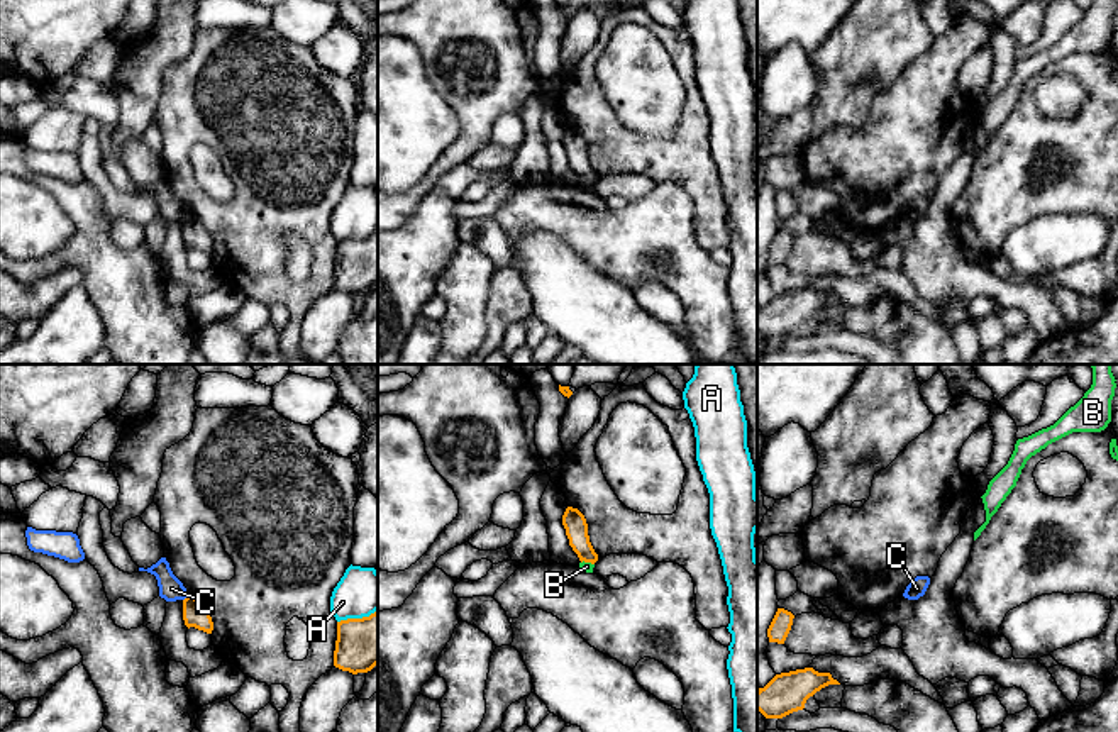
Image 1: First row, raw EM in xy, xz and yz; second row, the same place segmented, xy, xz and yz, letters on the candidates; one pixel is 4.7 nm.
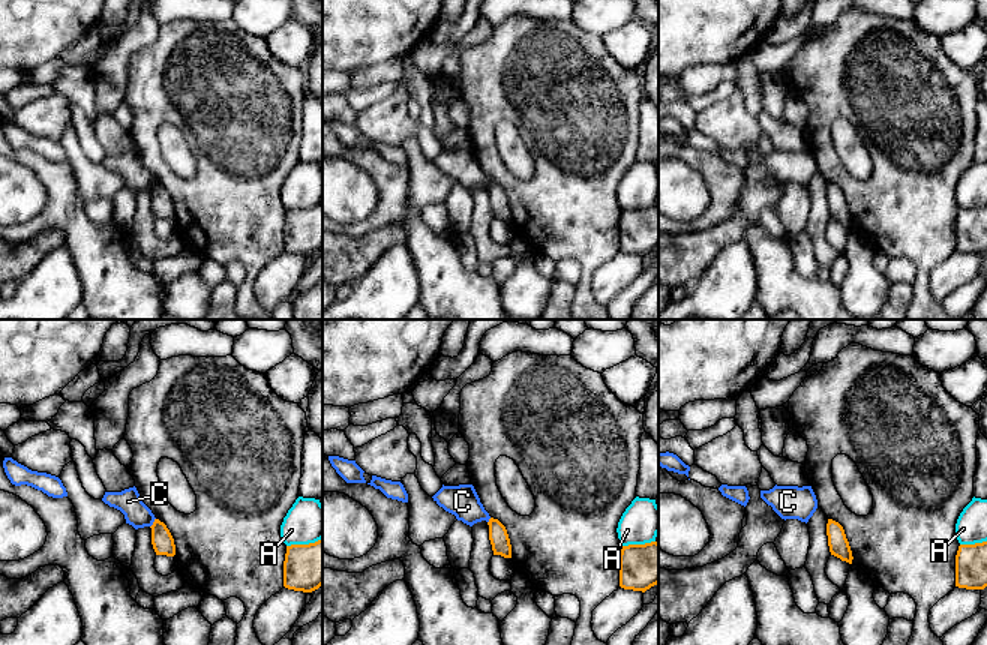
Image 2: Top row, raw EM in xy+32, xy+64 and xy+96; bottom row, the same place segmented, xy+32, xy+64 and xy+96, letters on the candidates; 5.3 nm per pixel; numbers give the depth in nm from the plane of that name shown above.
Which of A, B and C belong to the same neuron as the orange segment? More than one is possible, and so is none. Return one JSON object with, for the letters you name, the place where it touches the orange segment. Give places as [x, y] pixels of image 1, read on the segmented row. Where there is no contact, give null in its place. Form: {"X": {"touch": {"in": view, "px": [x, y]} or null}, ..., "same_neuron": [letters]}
{"same_neuron": []}

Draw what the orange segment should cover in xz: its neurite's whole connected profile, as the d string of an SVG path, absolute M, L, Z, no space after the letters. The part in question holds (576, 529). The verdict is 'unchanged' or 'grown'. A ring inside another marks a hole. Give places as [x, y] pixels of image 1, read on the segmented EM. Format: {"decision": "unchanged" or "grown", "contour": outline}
{"decision": "unchanged", "contour": "M567 507L562 515L562 525L566 529L569 546L578 554L579 561L595 564L598 561L598 554L589 542L584 515L578 508Z"}

